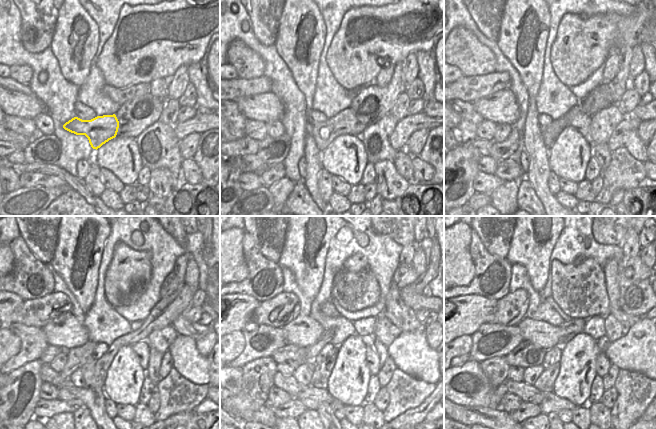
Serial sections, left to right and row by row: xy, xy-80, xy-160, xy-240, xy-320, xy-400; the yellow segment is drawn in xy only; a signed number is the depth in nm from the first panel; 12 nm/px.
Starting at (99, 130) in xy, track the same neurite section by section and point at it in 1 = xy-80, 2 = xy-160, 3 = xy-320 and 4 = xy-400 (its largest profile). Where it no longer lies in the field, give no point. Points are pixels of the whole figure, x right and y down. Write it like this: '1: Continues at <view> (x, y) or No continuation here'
1: Continues at xy-80 (343, 123)
2: Continues at xy-160 (574, 117)
3: Continues at xy-320 (372, 358)
4: Continues at xy-400 (603, 364)

